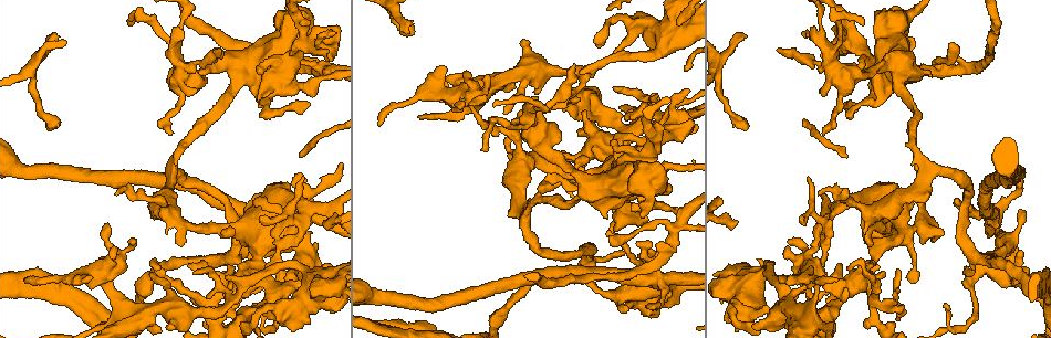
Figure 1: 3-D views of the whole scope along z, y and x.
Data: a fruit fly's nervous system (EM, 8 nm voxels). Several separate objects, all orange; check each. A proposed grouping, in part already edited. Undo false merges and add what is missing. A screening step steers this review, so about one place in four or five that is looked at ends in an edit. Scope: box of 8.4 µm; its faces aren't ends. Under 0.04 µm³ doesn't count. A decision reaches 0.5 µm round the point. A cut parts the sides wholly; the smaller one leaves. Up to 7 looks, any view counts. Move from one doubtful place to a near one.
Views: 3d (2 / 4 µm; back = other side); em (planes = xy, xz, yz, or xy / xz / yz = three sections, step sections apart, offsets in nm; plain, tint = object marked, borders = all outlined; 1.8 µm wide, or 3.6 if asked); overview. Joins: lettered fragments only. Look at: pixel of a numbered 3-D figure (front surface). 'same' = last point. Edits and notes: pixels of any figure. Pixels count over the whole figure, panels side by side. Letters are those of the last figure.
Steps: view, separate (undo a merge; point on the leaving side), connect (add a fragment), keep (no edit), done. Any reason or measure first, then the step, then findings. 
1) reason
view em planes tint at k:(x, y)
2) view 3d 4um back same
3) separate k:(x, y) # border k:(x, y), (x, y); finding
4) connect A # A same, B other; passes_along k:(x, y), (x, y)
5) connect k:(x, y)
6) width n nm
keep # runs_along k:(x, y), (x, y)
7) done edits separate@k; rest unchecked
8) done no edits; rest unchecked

sharp bend
view 3d 4um back at 1:(644, 277)

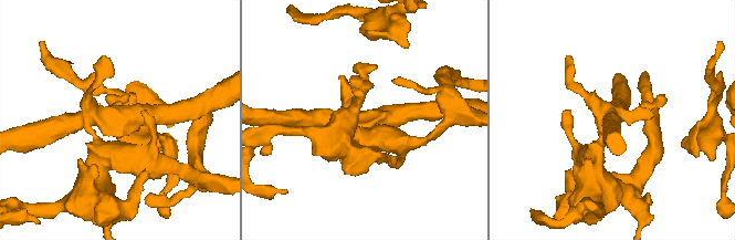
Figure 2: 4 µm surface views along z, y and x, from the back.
need the tissue
view em planes borders at 2:(363, 118)

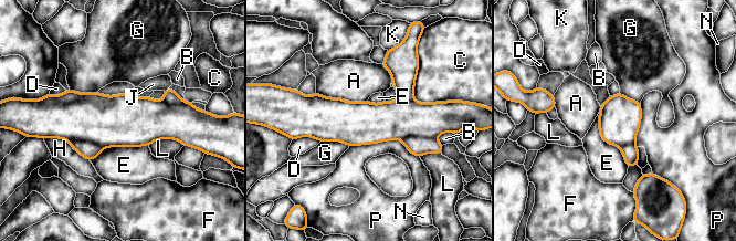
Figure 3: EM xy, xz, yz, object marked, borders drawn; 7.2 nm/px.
width 300 nm
separate 3:(105, 121) # A other, B other, C other, D other, E other, F other, G other, H other, J other, K other, L other, N other, P other; part_leaving 3:(55, 114), (188, 125); a second neuron is stuck on

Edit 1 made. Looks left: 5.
view em 3.6um xy step 16 plain at 1:(680, 224)

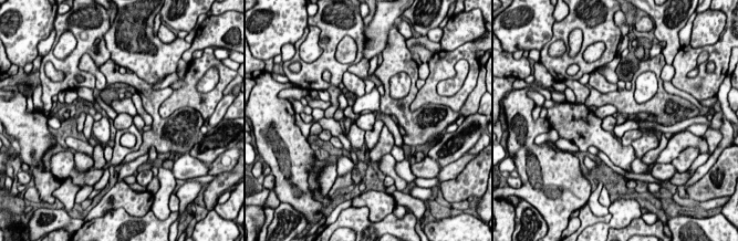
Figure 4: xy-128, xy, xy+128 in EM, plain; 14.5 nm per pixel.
view em 3.6um xy step 16 borders same

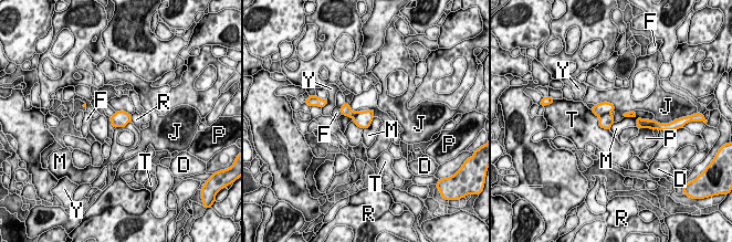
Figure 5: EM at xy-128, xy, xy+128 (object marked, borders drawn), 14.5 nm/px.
separate 5:(605, 107) # D other, F other, J other, M other, P other, R other, T other, Y other; a second neuron is stuck on

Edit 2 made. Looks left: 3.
done edits separate@3, separate@5; rest unchecked

